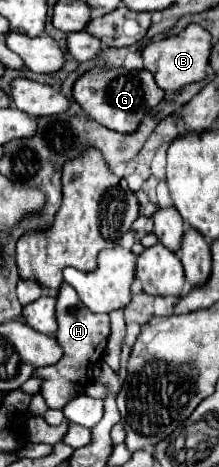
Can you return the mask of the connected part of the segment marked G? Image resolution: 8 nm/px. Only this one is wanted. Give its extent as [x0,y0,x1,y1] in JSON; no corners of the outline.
[73,66,163,134]

